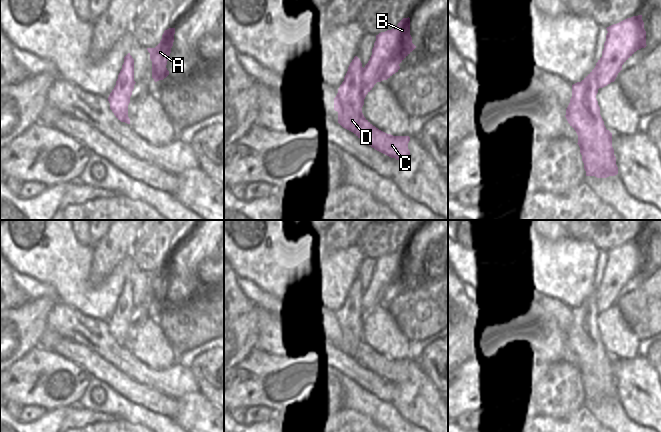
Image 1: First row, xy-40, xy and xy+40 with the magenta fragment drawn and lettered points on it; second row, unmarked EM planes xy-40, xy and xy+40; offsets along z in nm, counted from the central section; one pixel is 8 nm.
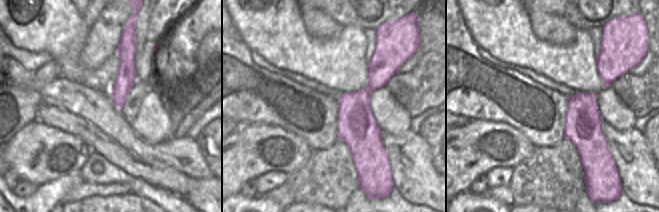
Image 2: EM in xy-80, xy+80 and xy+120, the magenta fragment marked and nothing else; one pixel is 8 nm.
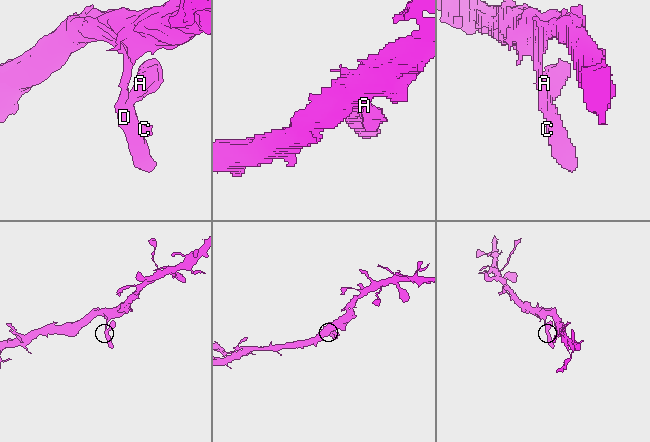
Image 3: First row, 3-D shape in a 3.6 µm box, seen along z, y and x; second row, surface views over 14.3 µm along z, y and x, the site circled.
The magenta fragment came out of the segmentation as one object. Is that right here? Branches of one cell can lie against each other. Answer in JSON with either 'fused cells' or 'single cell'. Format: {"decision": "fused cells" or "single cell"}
{"decision": "single cell"}

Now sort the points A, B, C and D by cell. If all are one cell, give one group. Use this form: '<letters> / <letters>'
A B C D

